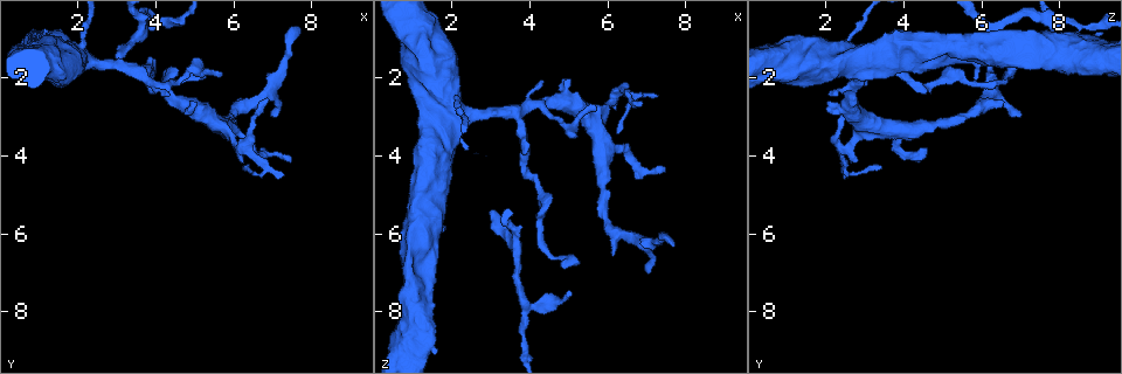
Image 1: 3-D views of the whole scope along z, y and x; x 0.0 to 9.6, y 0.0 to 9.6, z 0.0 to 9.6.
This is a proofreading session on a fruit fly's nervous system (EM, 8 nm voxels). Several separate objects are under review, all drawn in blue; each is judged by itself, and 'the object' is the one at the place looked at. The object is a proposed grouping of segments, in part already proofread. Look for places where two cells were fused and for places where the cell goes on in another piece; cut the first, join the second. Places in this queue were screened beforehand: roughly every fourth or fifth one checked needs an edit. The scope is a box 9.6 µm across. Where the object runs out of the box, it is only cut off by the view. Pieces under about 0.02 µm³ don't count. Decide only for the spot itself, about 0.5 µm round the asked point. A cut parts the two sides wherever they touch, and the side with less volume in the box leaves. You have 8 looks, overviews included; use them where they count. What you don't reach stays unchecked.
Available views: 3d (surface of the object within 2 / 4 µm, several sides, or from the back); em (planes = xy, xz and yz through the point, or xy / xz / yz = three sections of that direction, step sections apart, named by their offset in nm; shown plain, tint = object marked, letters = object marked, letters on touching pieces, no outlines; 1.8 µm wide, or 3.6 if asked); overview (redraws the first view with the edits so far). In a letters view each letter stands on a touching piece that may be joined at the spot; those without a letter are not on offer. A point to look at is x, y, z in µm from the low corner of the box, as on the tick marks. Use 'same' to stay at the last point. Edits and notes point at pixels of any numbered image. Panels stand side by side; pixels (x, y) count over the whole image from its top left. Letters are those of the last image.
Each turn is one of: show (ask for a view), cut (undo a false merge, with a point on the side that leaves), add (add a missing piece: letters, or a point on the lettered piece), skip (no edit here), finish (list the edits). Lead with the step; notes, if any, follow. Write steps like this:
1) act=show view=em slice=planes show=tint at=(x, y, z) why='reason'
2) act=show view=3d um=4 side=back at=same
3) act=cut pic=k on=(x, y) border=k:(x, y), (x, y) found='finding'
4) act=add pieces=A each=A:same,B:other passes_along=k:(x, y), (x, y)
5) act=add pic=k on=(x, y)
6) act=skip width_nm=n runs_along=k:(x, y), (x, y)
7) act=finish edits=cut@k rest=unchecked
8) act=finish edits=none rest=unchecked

act=show view=3d um=2 at=(7.00, 3.00, 7.00) why='an open end'

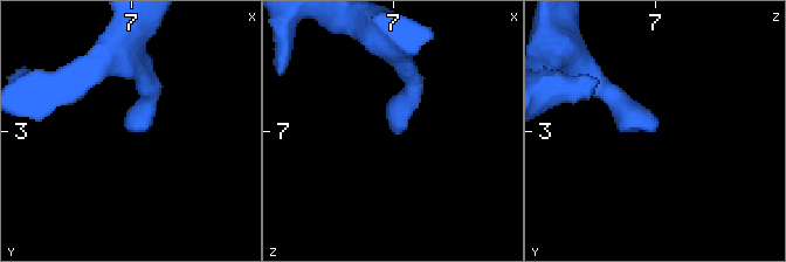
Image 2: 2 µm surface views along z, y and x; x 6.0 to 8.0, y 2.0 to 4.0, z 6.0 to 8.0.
act=show view=em slice=yz step=16 show=letters at=(7.02, 2.96, 7.04) why='shape alone is not enough'

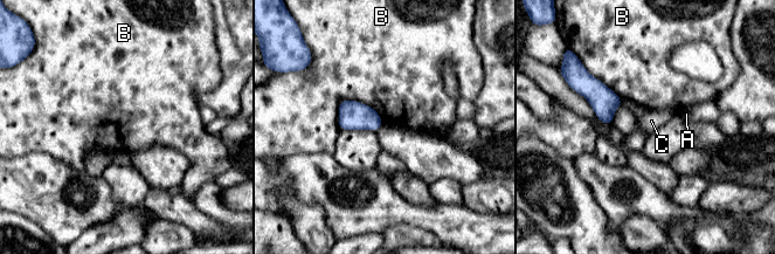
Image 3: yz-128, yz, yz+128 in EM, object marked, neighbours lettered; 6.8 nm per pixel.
act=skip each=A:other,B:other,C:other border=3:(338, 104), (357, 100), (383, 121) found='none of them fits'

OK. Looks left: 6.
act=show view=3d um=2 at=(2.95, 1.45, 5.40) why='an open end'

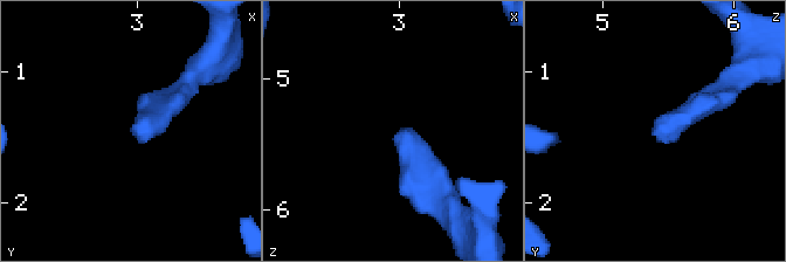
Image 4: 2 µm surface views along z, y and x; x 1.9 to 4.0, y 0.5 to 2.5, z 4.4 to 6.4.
act=show view=em slice=xz step=4 show=letters at=(2.96, 1.46, 5.44)

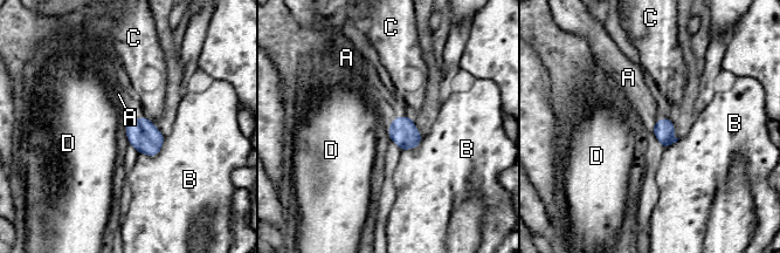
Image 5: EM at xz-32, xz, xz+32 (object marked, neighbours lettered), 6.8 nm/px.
act=show view=em slice=planes show=letters at=same why='another direction'

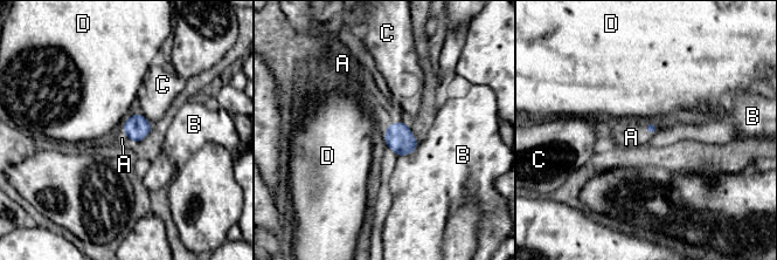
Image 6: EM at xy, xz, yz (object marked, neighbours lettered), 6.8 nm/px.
act=add pieces=A each=A:same,B:other,C:other,D:other passes_along=6:(137, 128), (125, 134), (122, 138) found='it goes on there'

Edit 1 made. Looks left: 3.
act=finish edits=add@6 rest=unchecked

